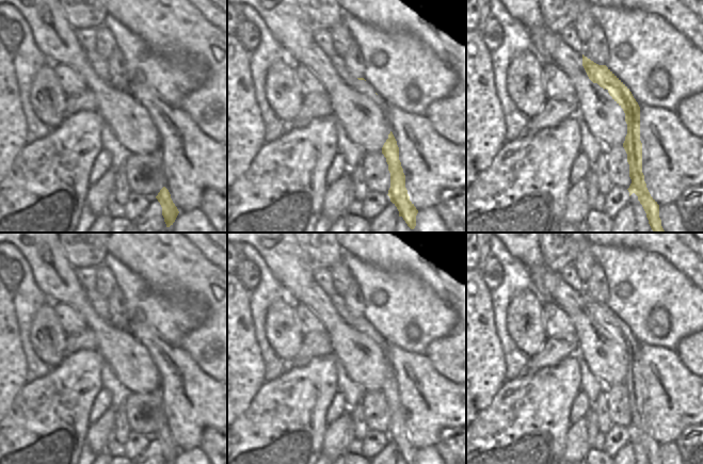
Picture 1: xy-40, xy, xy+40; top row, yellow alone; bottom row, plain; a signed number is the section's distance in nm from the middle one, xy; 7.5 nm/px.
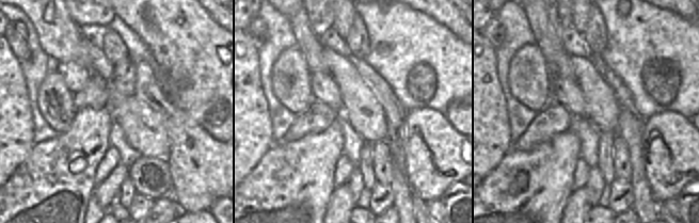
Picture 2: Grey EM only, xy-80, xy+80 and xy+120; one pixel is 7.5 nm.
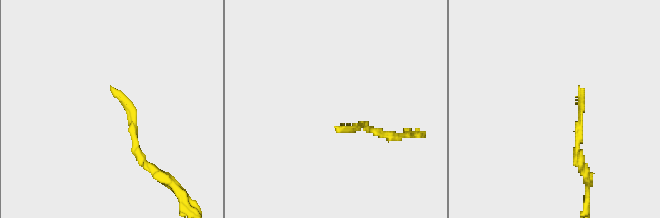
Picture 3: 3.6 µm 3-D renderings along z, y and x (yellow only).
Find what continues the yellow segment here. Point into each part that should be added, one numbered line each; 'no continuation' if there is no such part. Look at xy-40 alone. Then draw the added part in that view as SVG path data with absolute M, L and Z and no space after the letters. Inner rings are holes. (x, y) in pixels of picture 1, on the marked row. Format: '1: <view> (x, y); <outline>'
no continuation

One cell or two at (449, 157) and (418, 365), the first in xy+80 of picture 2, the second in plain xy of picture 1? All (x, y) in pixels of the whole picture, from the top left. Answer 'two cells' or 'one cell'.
one cell

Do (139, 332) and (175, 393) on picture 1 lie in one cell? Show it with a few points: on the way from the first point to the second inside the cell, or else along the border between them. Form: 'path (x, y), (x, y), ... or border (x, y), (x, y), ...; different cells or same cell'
path (154, 346), (173, 369), (175, 378); same cell

